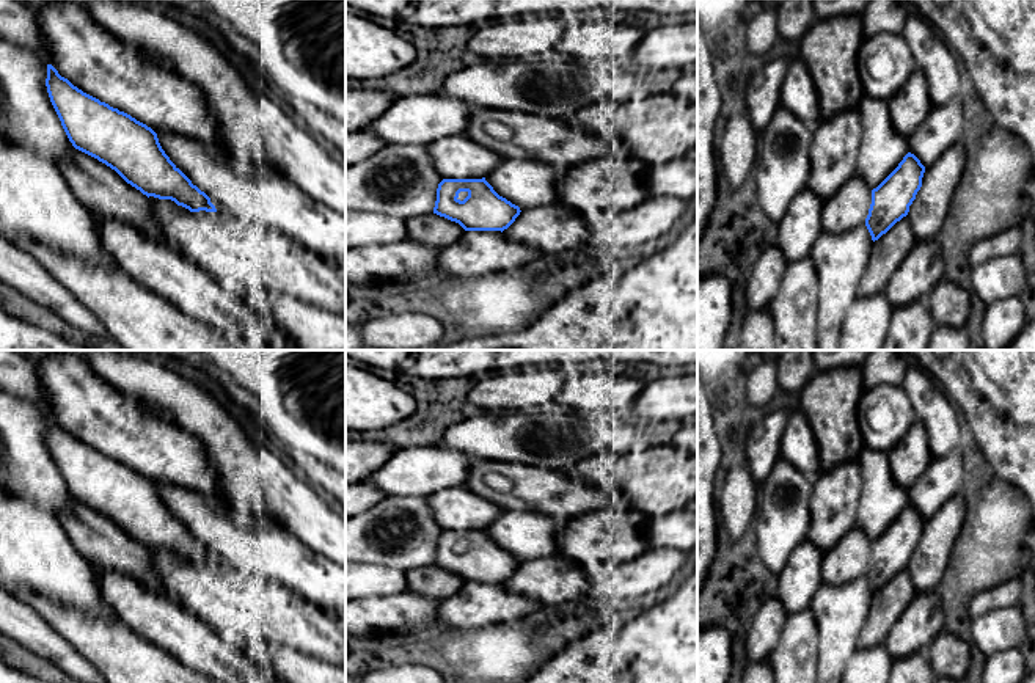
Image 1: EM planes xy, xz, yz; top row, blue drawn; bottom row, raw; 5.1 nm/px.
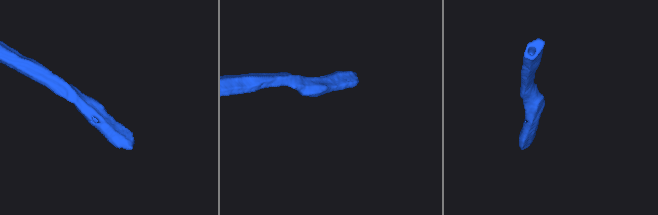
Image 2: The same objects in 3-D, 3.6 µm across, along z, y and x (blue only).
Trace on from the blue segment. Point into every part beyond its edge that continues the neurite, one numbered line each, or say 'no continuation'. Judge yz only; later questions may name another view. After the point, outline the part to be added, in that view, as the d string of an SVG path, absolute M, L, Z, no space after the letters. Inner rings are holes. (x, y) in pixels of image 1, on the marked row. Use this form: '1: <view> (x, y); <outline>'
no continuation

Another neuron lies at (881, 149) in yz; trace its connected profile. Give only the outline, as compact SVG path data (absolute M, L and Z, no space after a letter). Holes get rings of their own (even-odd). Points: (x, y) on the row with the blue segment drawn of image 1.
M864 96L858 108L862 118L862 141L856 174L876 188L909 152L909 141L897 132L887 100Z

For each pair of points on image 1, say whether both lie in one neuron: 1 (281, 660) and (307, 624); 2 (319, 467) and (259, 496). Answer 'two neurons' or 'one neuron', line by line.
1: two neurons
2: two neurons

